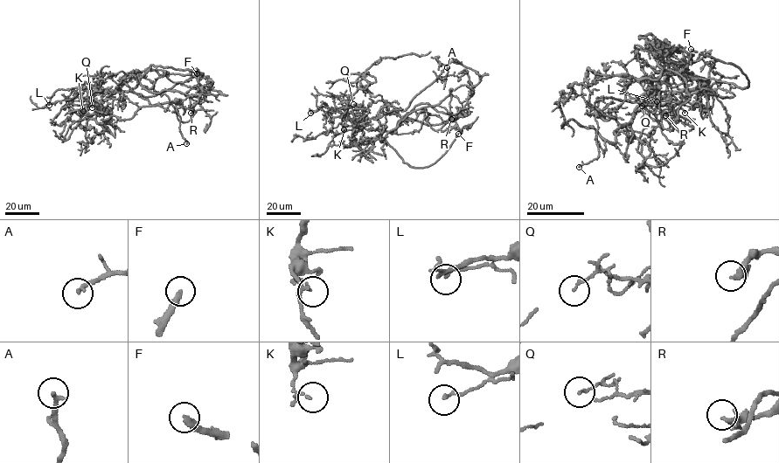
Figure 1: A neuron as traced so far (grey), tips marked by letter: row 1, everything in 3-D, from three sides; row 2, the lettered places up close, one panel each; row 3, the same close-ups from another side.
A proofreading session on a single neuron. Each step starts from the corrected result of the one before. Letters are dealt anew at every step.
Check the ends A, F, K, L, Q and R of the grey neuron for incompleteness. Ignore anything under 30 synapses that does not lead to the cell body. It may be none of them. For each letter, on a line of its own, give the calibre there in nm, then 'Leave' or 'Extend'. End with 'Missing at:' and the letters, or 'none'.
A: Thickness 240 nm. Leave
F: Thickness 280 nm. Extend
K: Thickness 80 nm. Leave
L: Thickness 130 nm. Leave
Q: Thickness 120 nm. Leave
R: Thickness 360 nm. Leave
Missing at: F

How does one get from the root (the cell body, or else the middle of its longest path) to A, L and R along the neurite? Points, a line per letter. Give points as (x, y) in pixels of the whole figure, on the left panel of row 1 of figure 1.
A: (130, 89), (121, 92), (116, 87), (124, 83), (151, 105), (174, 102), (181, 119), (179, 129), (186, 143)
L: (130, 89), (99, 91), (86, 105), (73, 104), (67, 100), (49, 105)
R: (130, 89), (136, 73), (168, 97), (179, 120), (191, 113)

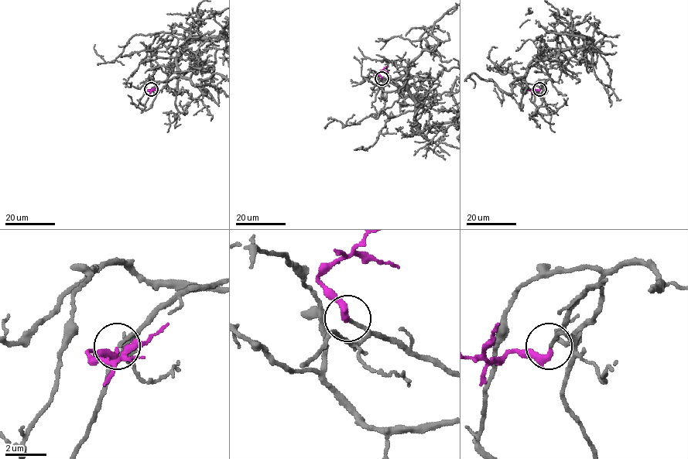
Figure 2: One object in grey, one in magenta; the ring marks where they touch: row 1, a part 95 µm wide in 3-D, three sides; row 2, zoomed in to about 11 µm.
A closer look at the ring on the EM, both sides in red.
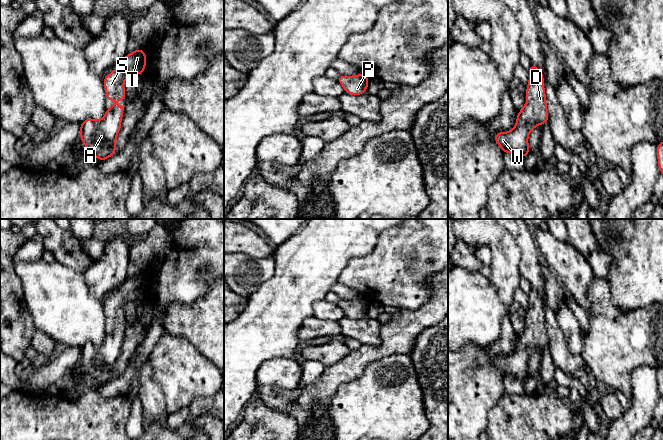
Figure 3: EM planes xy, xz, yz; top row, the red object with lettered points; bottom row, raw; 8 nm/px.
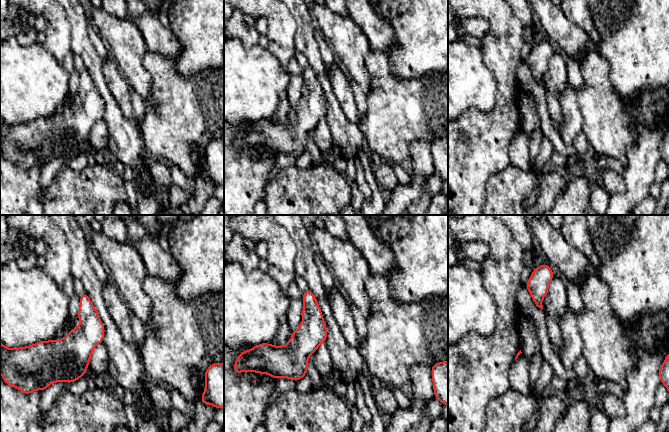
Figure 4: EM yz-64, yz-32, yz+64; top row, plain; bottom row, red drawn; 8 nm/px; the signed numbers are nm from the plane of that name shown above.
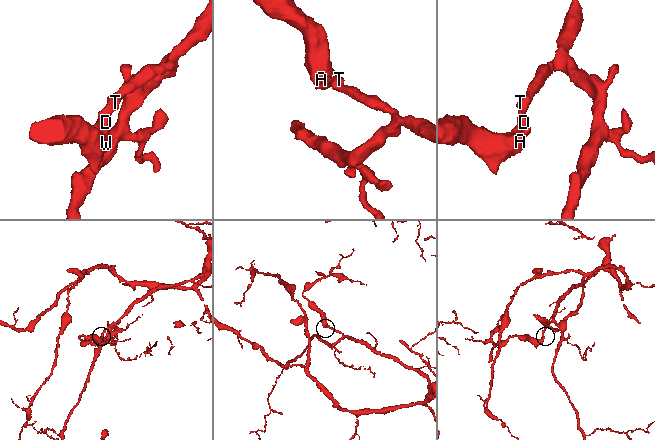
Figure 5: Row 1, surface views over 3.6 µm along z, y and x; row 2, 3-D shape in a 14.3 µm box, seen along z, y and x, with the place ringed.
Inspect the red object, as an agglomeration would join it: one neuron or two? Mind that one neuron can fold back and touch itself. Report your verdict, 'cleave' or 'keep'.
keep

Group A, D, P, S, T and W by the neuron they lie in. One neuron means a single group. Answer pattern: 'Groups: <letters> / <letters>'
Groups: A D P S T W

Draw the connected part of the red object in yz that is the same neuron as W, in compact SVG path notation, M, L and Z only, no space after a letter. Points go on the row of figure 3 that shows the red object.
M531 63L529 69L529 82L526 88L526 102L518 112L516 125L509 132L495 134L495 142L505 154L513 152L525 158L529 151L528 136L537 126L548 122L548 110L544 90L544 76L542 72Z

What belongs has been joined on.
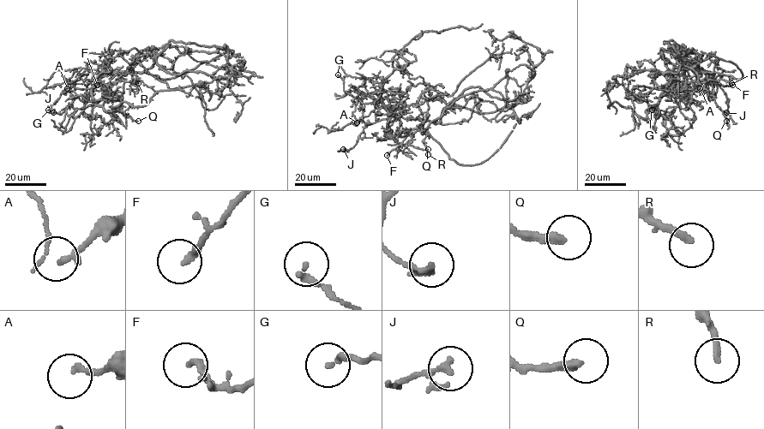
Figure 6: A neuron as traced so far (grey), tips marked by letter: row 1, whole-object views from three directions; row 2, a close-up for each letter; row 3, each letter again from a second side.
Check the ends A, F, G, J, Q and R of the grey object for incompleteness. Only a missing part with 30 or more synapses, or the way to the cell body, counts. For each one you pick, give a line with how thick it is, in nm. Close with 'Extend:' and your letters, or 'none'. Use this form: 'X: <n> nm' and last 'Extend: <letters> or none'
Extend: none

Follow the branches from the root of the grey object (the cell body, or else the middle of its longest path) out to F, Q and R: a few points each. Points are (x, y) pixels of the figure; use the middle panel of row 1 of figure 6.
F: (435, 120), (425, 128), (408, 134), (387, 155)
Q: (435, 120), (425, 128), (418, 129), (409, 143), (414, 147), (428, 149)
R: (435, 120), (422, 129), (426, 134), (424, 142), (428, 154)

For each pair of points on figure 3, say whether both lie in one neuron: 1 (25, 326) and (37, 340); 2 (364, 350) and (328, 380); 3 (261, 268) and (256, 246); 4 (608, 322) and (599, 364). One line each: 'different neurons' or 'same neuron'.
1: different neurons
2: same neuron
3: different neurons
4: same neuron

